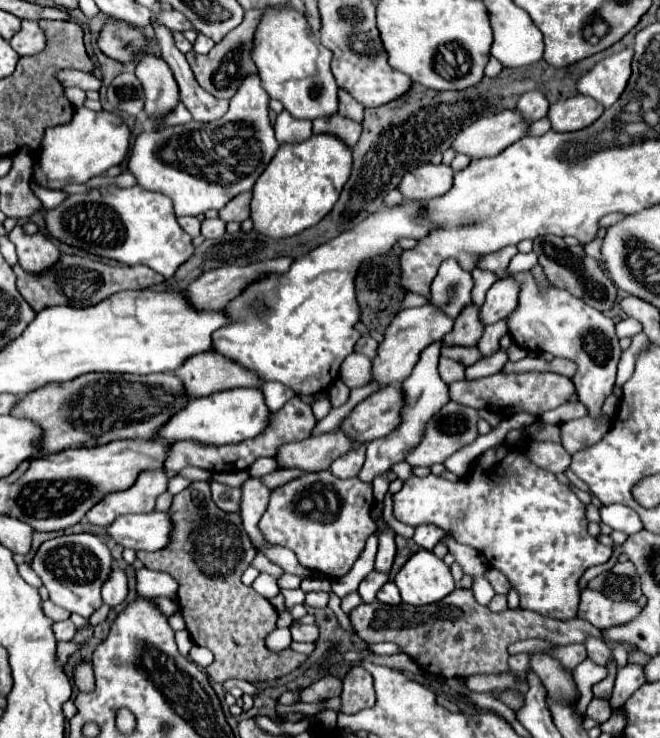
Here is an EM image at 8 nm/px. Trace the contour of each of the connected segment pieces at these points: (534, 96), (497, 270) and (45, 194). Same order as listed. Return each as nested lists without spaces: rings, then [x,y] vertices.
[[[526,91],[520,95],[520,101],[518,101],[518,111],[524,111],[524,115],[528,115],[528,119],[542,119],[548,115],[548,99],[544,93],[540,91]]]
[[[514,245],[504,247],[504,249],[498,249],[498,251],[494,251],[494,253],[482,255],[482,257],[478,259],[476,267],[482,269],[482,271],[492,271],[498,279],[506,279],[506,277],[508,277],[508,275],[506,275],[508,263],[510,263],[510,259],[512,259],[516,253],[518,253],[518,249],[516,249]]]
[[[30,179],[30,189],[32,189],[32,193],[42,201],[42,205],[44,205],[46,209],[58,207],[58,203],[62,203],[64,197],[66,197],[66,193],[54,191],[54,189],[46,189],[46,187],[38,185],[34,179]]]

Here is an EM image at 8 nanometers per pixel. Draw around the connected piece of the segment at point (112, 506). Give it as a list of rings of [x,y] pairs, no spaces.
[[[146,471],[128,491],[112,493],[108,499],[102,499],[92,511],[88,511],[88,521],[92,525],[108,527],[116,517],[128,513],[150,513],[156,507],[158,495],[168,489],[168,477],[164,471]]]

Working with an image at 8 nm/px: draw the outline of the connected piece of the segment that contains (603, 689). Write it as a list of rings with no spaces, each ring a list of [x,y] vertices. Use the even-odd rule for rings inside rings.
[[[610,671],[608,673],[608,677],[604,679],[604,681],[600,681],[600,683],[596,683],[594,687],[592,687],[592,693],[594,693],[594,697],[600,697],[600,699],[610,699],[610,695],[612,695],[612,687],[614,687],[614,671]]]

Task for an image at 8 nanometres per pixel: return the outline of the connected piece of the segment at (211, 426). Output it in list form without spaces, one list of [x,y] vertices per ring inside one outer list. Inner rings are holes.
[[[240,387],[230,391],[220,391],[210,397],[196,397],[180,415],[174,415],[168,427],[160,429],[160,437],[186,441],[194,439],[208,445],[226,445],[226,443],[240,443],[244,439],[252,439],[260,435],[270,425],[270,409],[264,401],[262,389],[254,387]]]

